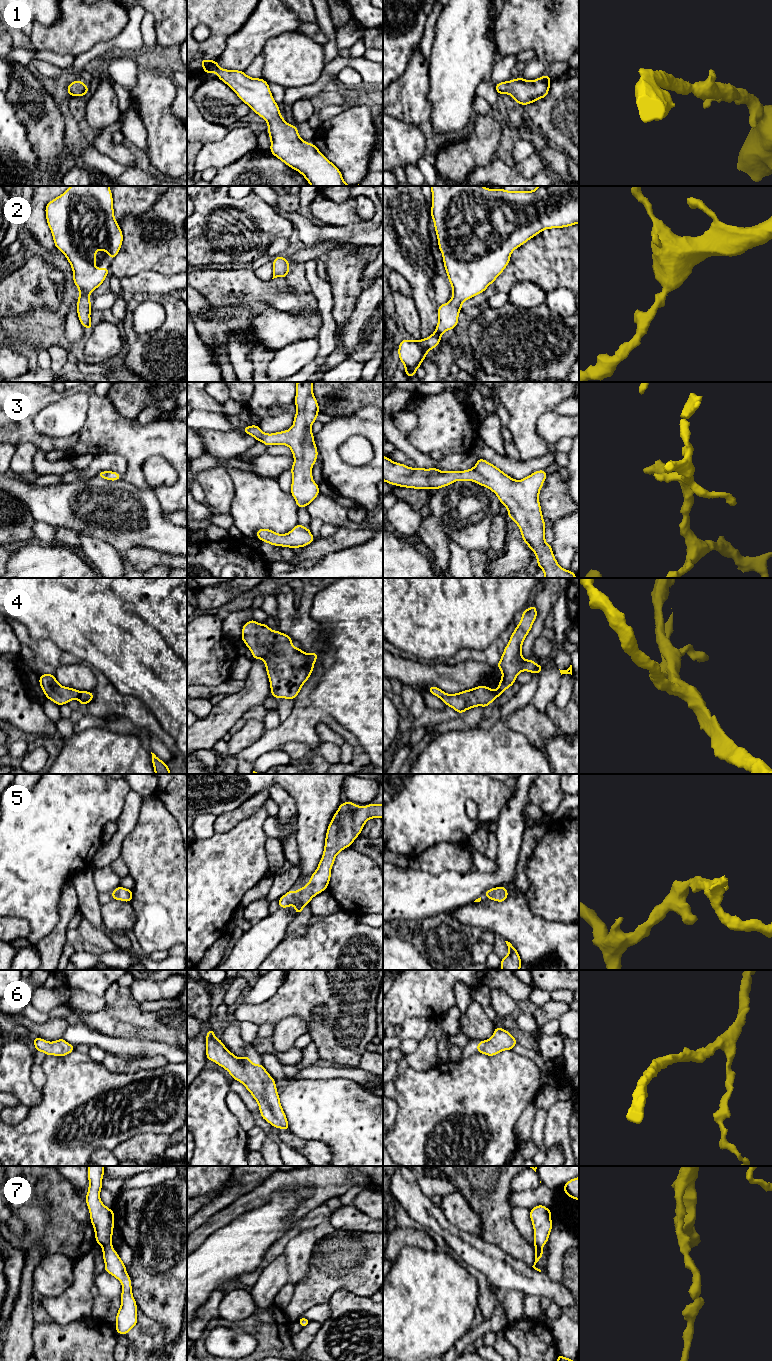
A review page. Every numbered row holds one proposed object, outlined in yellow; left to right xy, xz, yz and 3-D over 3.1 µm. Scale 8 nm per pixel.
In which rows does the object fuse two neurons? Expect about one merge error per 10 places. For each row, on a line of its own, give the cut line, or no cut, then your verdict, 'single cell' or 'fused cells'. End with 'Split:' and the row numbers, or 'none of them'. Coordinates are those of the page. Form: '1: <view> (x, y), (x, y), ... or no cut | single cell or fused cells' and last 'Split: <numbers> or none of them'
1: no cut | single cell
2: no cut | single cell
3: no cut | single cell
4: no cut | single cell
5: no cut | single cell
6: no cut | single cell
7: no cut | single cell
Split: none of them

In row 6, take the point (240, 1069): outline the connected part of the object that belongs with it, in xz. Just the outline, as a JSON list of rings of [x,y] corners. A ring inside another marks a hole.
[[[212,1028],[206,1034],[206,1046],[207,1059],[226,1069],[232,1076],[232,1079],[241,1082],[246,1087],[258,1103],[261,1117],[276,1129],[282,1128],[289,1131],[287,1117],[280,1104],[275,1080],[266,1071],[263,1064],[257,1065],[252,1063],[248,1056],[244,1056],[243,1058],[236,1057],[225,1047],[220,1038],[217,1039],[215,1037],[214,1030]]]

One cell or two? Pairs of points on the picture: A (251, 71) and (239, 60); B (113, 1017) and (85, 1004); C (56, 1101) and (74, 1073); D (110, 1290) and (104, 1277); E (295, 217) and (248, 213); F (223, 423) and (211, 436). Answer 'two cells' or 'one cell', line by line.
A: two cells
B: two cells
C: one cell
D: one cell
E: two cells
F: two cells

